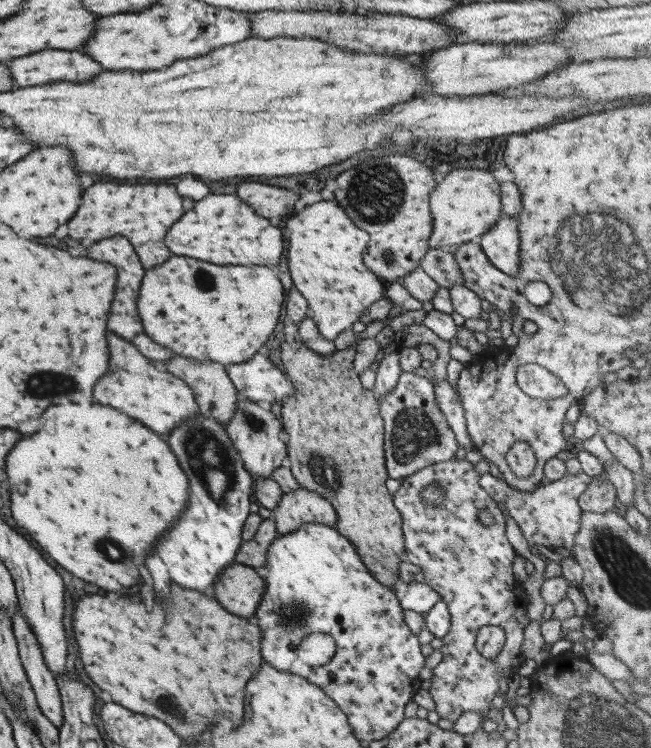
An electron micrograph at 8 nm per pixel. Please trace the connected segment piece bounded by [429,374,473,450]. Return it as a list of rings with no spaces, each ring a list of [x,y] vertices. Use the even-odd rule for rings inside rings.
[[[431,374],[429,376],[435,386],[439,409],[445,414],[449,427],[454,431],[458,446],[467,450],[473,449],[473,442],[467,431],[465,412],[454,389],[447,380],[433,380]]]

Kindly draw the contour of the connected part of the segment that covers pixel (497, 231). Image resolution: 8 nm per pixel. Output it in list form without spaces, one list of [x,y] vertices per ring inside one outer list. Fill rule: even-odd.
[[[502,214],[490,230],[477,241],[488,260],[498,270],[516,276],[519,274],[519,230],[518,220]]]

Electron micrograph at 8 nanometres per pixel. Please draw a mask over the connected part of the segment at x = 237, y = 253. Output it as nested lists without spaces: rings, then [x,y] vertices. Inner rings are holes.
[[[208,194],[206,198],[198,200],[166,234],[166,246],[172,254],[200,258],[212,264],[258,264],[258,266],[274,266],[280,262],[284,254],[284,234],[280,228],[272,226],[266,218],[258,216],[246,202],[232,194]]]

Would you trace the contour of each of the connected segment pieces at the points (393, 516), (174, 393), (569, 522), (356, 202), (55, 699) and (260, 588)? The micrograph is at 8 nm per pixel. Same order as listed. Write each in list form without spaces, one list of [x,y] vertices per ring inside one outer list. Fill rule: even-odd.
[[[298,337],[295,339],[287,339],[281,344],[281,360],[286,368],[287,376],[291,379],[293,384],[292,395],[283,398],[281,406],[283,431],[286,431],[289,436],[287,442],[288,456],[287,458],[291,462],[291,472],[293,477],[299,482],[299,486],[304,489],[310,489],[312,492],[317,492],[320,496],[323,496],[328,502],[332,503],[332,507],[336,511],[338,516],[336,530],[340,535],[343,535],[355,546],[357,553],[360,555],[362,562],[368,568],[373,578],[376,578],[378,582],[381,582],[384,586],[390,587],[394,592],[394,584],[400,581],[399,577],[399,563],[405,559],[405,545],[402,533],[402,518],[398,510],[395,508],[393,503],[393,494],[387,489],[386,481],[388,478],[387,468],[385,465],[385,450],[384,450],[384,425],[379,409],[379,401],[373,390],[366,389],[360,383],[359,374],[356,372],[353,360],[357,347],[350,345],[342,350],[336,350],[331,355],[321,355],[313,350],[310,350]]]
[[[108,332],[108,346],[112,354],[112,366],[106,378],[96,382],[94,398],[108,404],[138,422],[144,422],[150,430],[158,434],[168,434],[181,422],[200,415],[198,403],[192,389],[181,379],[146,358],[136,346]]]
[[[580,471],[576,474],[568,473],[555,481],[543,481],[530,492],[520,492],[503,478],[491,473],[483,474],[479,483],[497,503],[504,504],[508,514],[522,530],[528,546],[536,548],[539,555],[559,563],[563,558],[573,556],[574,538],[582,526],[579,498],[590,481],[591,477]]]
[[[386,156],[386,158],[372,158],[370,162],[358,164],[346,172],[342,172],[336,178],[336,202],[344,208],[348,218],[362,230],[370,234],[368,250],[364,252],[364,264],[368,270],[372,270],[376,276],[385,282],[401,281],[403,277],[410,274],[430,248],[429,240],[433,231],[433,218],[429,207],[430,192],[434,190],[436,182],[432,178],[432,172],[418,160],[408,156]]]
[[[19,604],[17,606],[18,609],[14,613],[12,621],[13,633],[17,641],[21,663],[35,692],[35,697],[42,714],[54,726],[60,728],[64,717],[57,680],[52,671],[46,666],[40,643],[38,643],[36,635],[26,622],[23,614],[21,614]]]
[[[238,562],[231,565],[215,580],[210,593],[230,614],[253,620],[265,591],[263,574]]]

